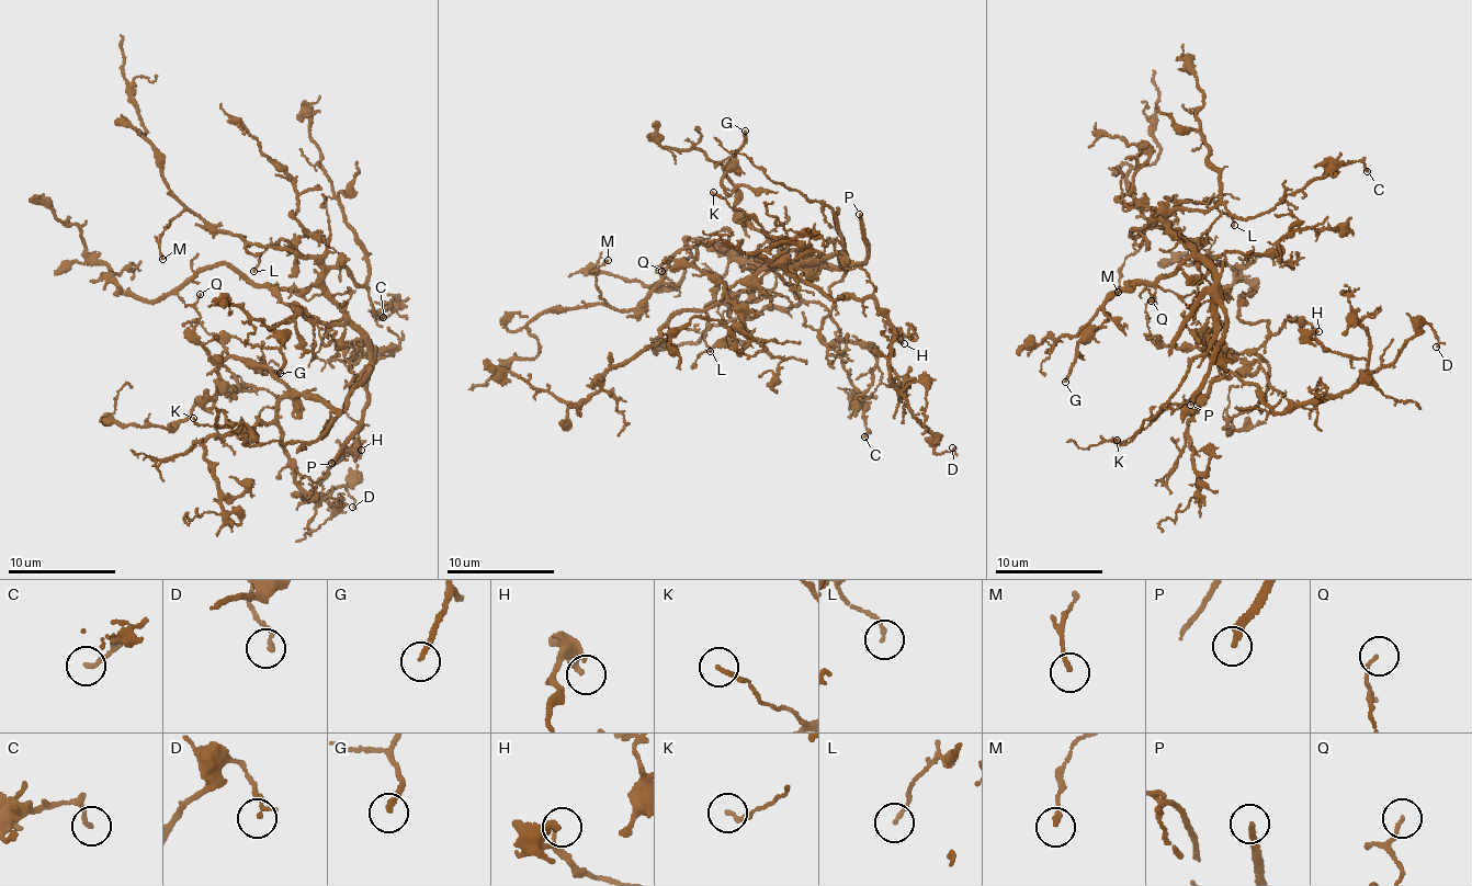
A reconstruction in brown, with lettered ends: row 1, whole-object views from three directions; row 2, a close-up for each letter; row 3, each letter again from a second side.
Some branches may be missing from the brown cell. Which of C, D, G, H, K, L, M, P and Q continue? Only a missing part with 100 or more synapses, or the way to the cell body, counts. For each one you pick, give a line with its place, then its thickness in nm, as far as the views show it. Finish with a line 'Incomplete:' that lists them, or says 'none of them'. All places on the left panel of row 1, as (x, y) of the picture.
P: Place: (331, 463). Thickness 200 nm
Incomplete: P

